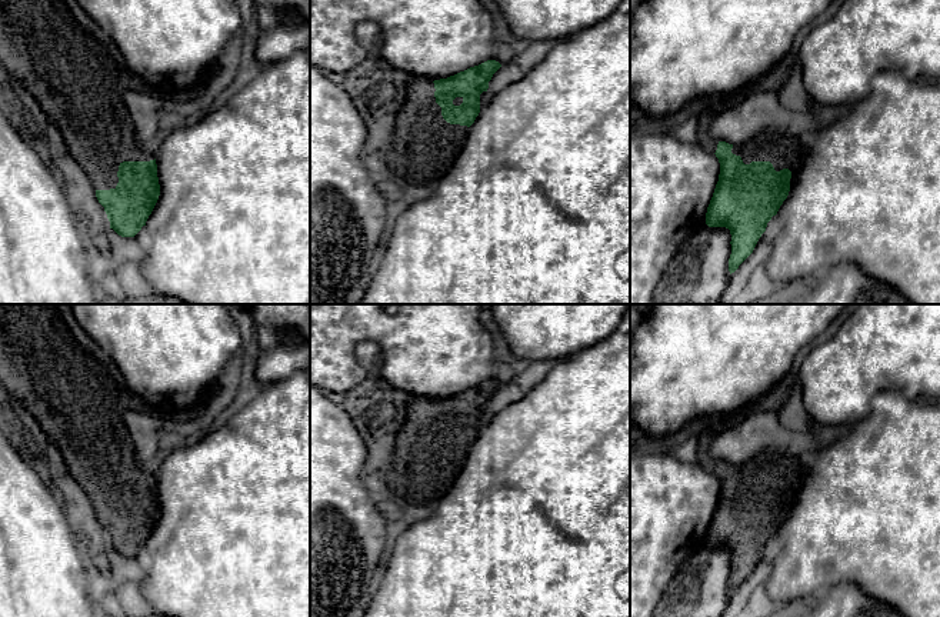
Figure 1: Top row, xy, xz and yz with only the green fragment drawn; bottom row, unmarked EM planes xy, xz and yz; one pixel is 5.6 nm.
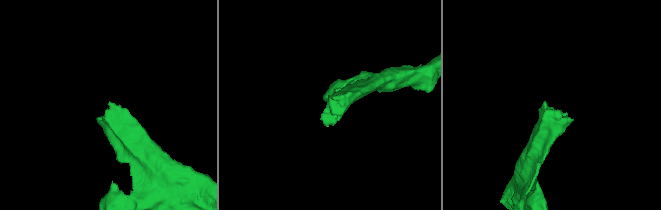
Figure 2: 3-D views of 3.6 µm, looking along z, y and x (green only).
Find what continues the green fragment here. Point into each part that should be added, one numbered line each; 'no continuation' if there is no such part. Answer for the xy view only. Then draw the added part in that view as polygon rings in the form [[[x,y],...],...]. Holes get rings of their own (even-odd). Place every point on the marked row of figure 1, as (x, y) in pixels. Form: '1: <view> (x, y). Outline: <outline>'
1: xy (73, 69). Outline: [[[0,0],[0,63],[36,99],[59,127],[69,153],[86,171],[96,190],[116,189],[123,161],[150,161],[156,154],[144,147],[131,127],[123,91],[136,83],[113,39],[81,9],[77,0]]]

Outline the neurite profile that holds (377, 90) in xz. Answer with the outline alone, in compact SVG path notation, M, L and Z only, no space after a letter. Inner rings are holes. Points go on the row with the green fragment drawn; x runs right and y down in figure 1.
M373 56L346 74L341 87L367 126L364 156L379 154L390 144L410 80L411 74Z

